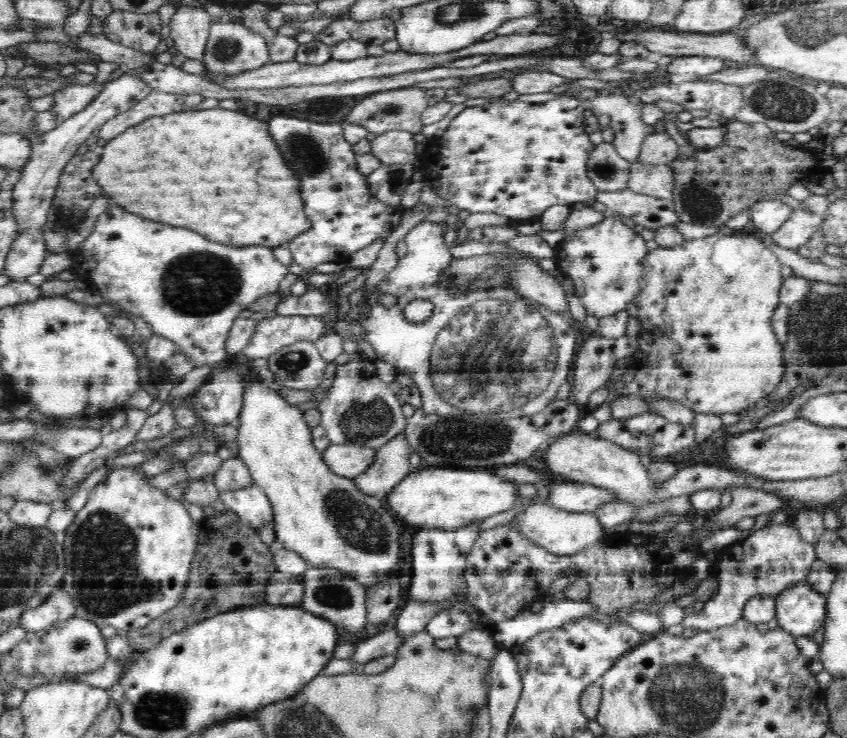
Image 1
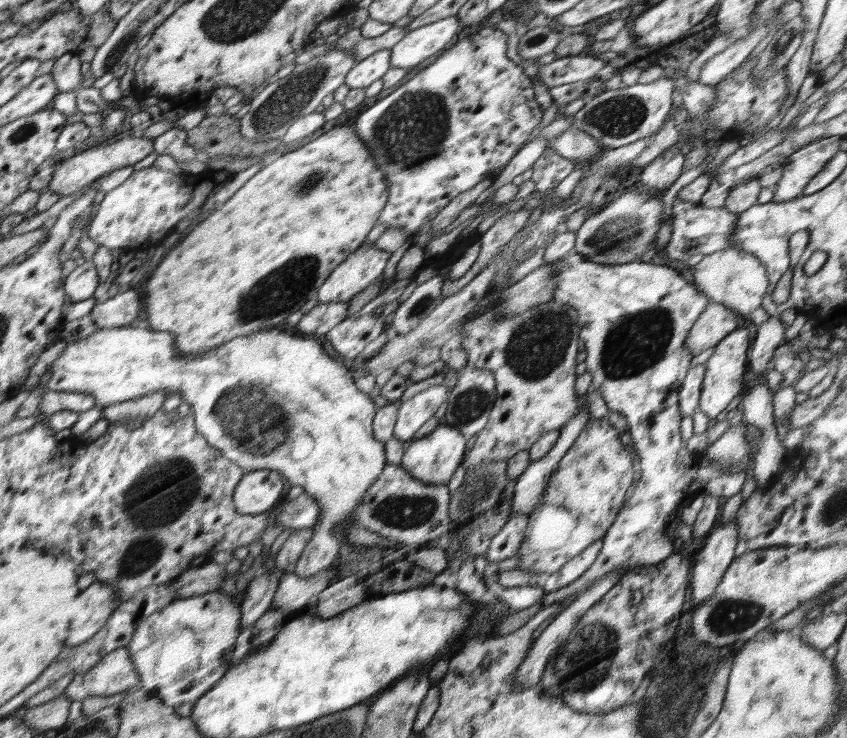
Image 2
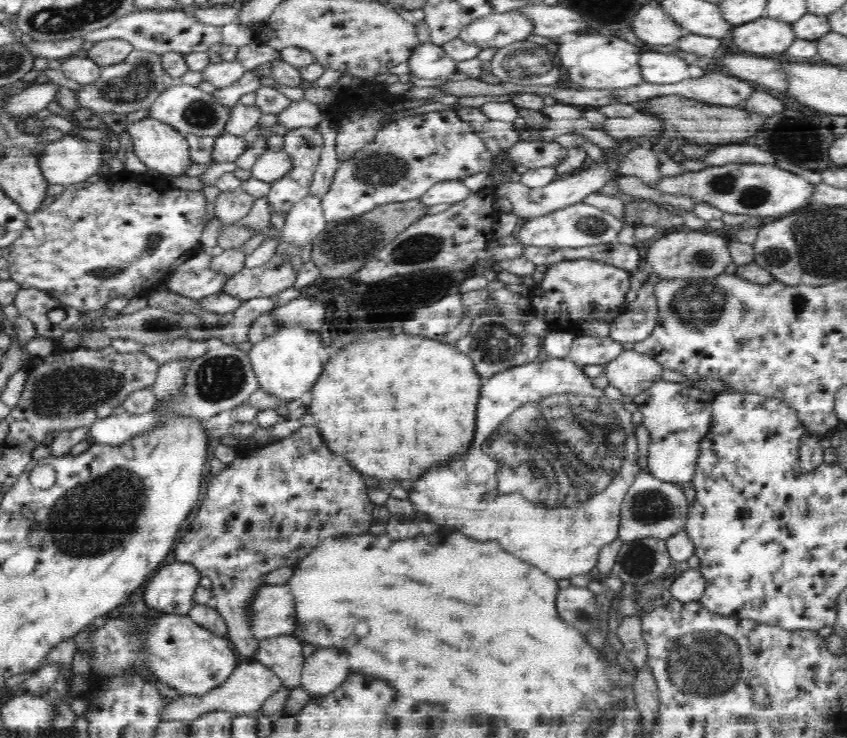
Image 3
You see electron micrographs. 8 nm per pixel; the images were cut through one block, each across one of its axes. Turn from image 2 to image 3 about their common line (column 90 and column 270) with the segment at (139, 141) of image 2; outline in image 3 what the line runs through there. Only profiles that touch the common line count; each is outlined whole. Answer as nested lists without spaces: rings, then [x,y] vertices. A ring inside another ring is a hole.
[[[267,148],[252,166],[251,176],[272,184],[286,175],[292,165],[290,155],[283,148],[280,150]]]

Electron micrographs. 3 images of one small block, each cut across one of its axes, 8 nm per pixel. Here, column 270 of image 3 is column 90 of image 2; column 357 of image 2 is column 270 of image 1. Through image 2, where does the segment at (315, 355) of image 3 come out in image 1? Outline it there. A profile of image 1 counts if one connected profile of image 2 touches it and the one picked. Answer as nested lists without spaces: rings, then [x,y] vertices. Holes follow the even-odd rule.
[[[257,373],[248,375],[247,387],[244,391],[242,410],[240,411],[240,426],[237,436],[237,443],[239,448],[238,457],[251,472],[253,482],[255,485],[267,496],[270,501],[272,510],[274,512],[274,528],[276,535],[276,546],[279,548],[286,548],[297,552],[306,562],[309,562],[313,567],[330,567],[331,569],[338,569],[346,571],[353,575],[356,582],[363,584],[365,587],[382,582],[389,577],[387,571],[394,568],[394,564],[398,562],[400,556],[400,532],[396,528],[394,518],[388,514],[390,512],[383,500],[374,498],[373,496],[366,496],[359,488],[356,488],[354,478],[346,478],[345,476],[338,476],[332,469],[324,462],[322,453],[313,445],[311,426],[306,422],[303,415],[303,407],[290,405],[278,391],[272,390],[261,383],[261,377]]]

